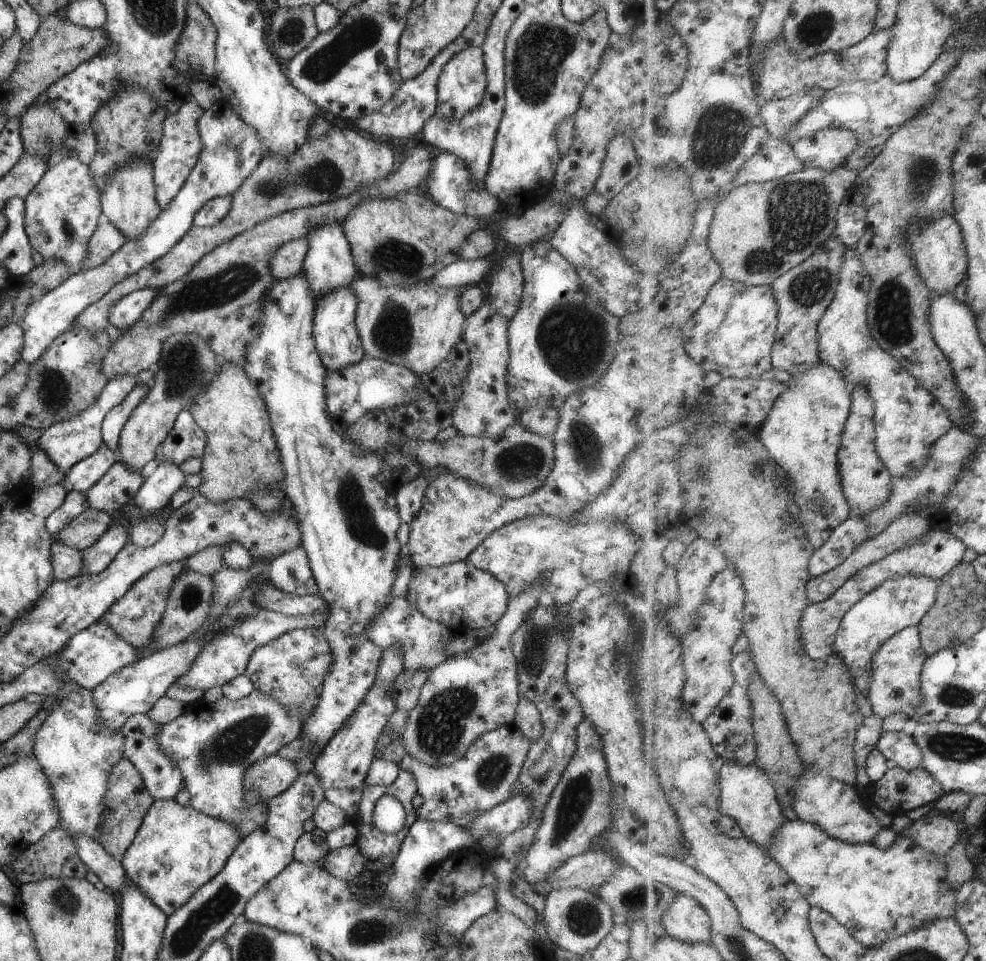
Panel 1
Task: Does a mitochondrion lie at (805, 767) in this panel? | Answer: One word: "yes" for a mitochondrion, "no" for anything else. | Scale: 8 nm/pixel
no

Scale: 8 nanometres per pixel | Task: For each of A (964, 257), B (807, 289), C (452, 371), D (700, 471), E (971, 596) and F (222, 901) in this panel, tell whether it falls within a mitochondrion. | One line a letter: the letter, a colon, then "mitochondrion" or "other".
A: other
B: mitochondrion
C: other
D: mitochondrion
E: mitochondrion
F: mitochondrion

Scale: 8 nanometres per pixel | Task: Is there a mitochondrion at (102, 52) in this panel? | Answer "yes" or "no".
no

